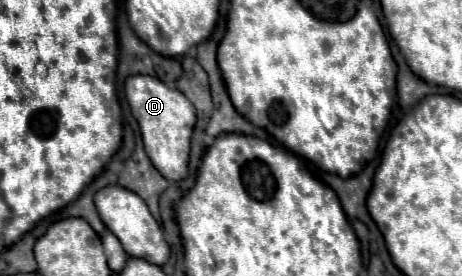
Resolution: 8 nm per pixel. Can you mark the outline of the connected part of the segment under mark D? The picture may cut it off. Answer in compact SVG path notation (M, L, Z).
M128 76L126 78L126 98L134 118L140 124L144 150L156 170L168 180L184 180L188 176L188 158L190 158L190 140L196 124L194 106L188 98L176 90L168 88L164 82L152 76Z

